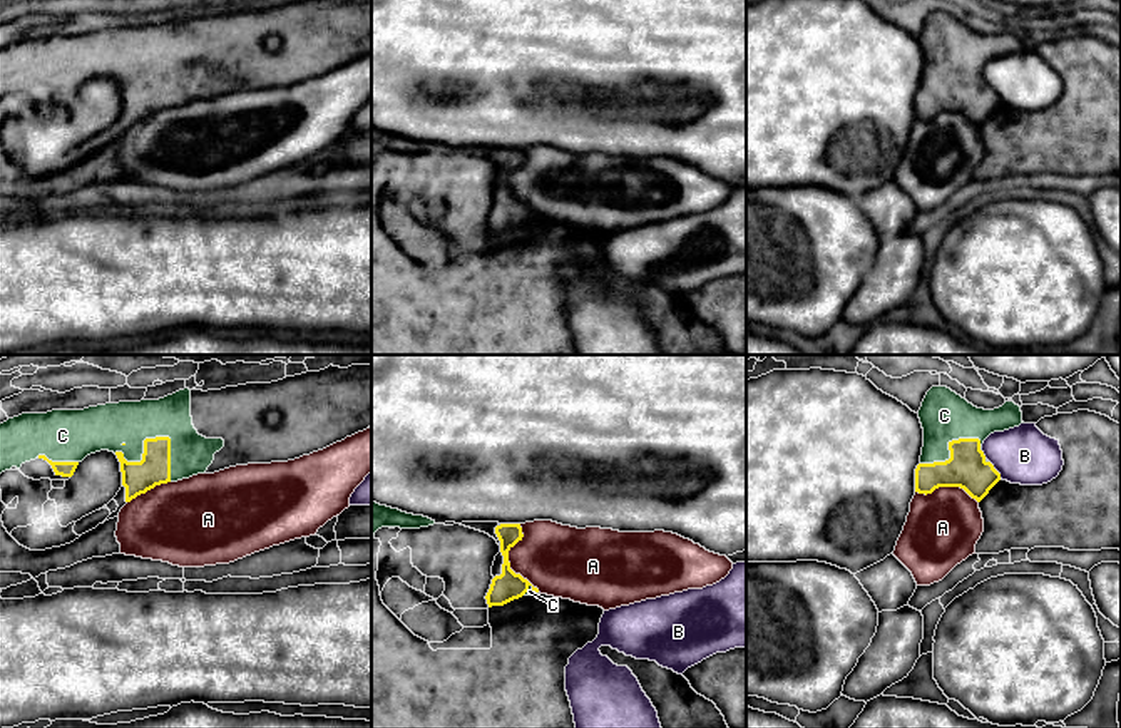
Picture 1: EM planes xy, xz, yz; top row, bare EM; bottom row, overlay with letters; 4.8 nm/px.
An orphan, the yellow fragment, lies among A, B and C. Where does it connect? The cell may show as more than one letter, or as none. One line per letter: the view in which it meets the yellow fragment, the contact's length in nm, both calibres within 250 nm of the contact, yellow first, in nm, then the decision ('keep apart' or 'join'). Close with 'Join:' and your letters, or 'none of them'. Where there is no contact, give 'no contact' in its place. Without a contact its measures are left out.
A: xz | 340 nm | 140/340 nm | keep apart
B: yz | 110 nm | 190/280 nm | keep apart
C: xy | 320 nm | 160/220 nm | join
Join: C

